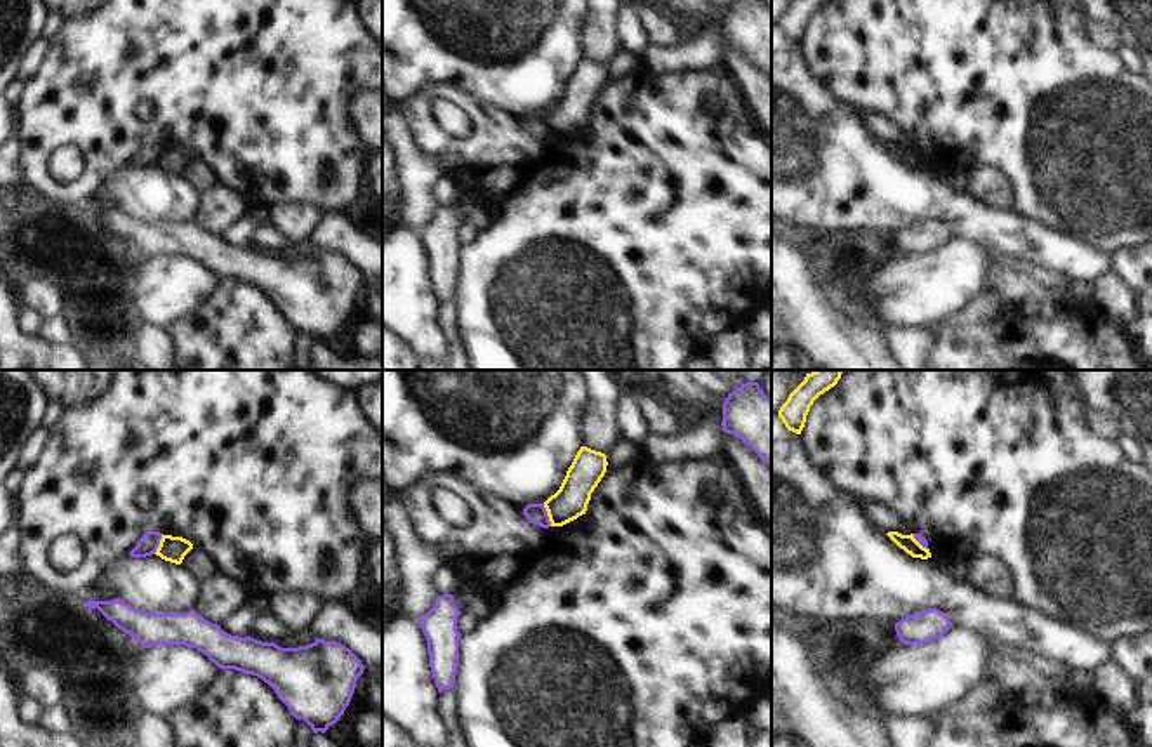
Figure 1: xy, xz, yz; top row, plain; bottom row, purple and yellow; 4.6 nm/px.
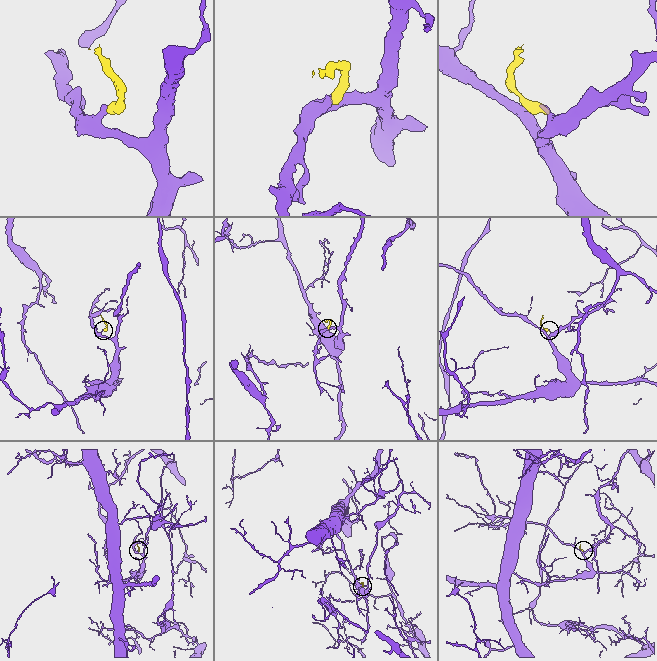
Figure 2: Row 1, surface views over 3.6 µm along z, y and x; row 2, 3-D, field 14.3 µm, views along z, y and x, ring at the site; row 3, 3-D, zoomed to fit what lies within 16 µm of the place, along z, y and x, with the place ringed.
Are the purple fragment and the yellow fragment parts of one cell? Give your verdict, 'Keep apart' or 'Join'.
Keep apart.

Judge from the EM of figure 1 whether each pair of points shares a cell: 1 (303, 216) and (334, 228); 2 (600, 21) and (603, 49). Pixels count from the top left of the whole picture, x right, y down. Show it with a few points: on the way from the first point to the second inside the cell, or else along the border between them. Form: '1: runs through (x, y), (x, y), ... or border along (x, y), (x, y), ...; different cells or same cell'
1: border along (322, 211), (320, 221), (308, 238); different cells
2: runs through (600, 28), (600, 42); same cell

